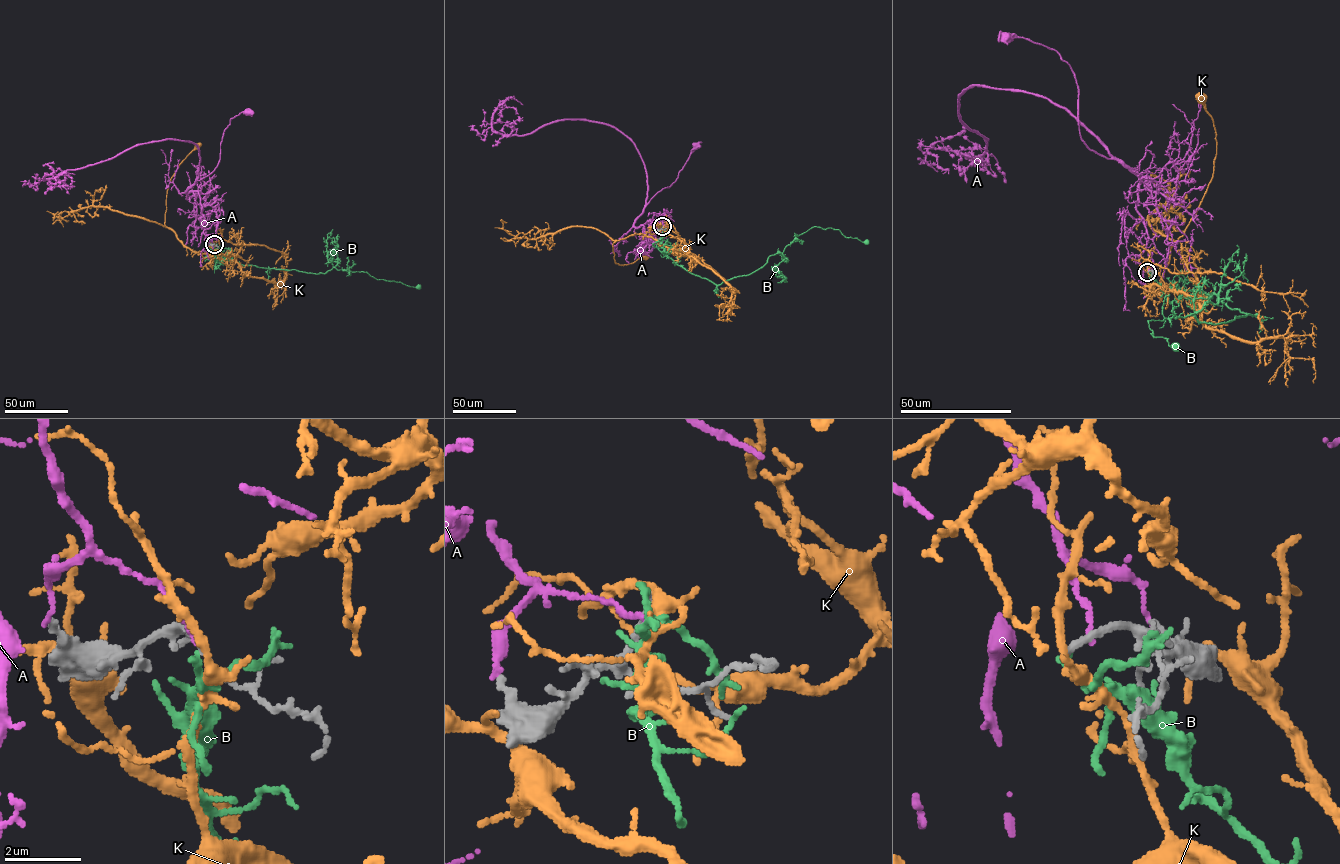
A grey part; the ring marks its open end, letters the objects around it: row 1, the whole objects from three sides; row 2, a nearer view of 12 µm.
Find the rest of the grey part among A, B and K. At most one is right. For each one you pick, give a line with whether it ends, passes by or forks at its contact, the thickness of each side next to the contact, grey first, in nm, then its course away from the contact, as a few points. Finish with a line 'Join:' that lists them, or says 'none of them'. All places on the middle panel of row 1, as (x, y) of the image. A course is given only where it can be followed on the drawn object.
Join: none of them

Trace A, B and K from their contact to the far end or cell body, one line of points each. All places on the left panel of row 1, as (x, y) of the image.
A: (214, 244), (203, 232), (200, 195), (186, 191), (216, 166), (230, 119), (248, 113)
B: (214, 244), (211, 261), (205, 259), (210, 249), (243, 265), (318, 273), (334, 267), (418, 286)
K: (214, 244), (214, 250), (241, 258), (223, 260), (191, 251), (165, 225), (171, 177), (198, 145)

